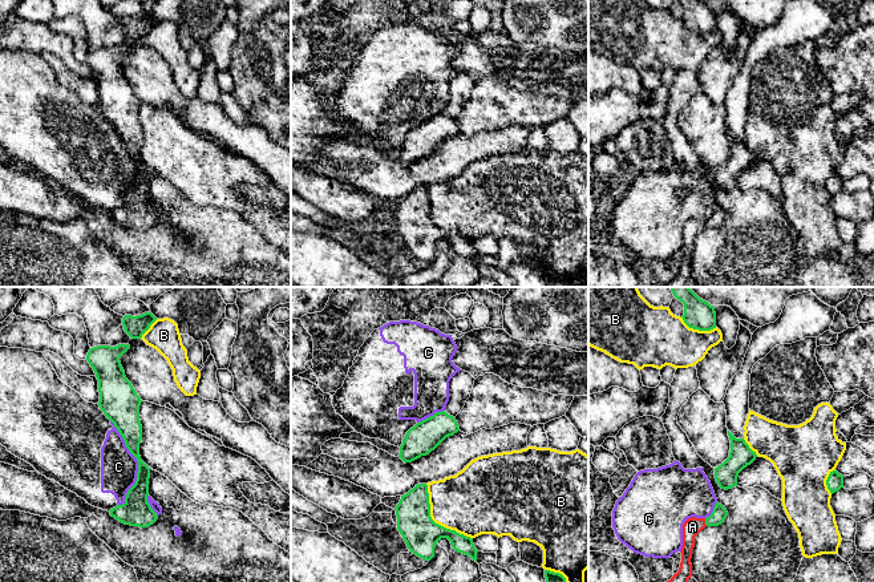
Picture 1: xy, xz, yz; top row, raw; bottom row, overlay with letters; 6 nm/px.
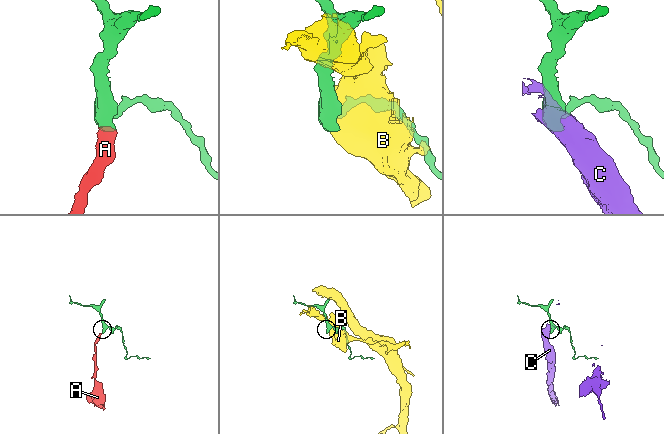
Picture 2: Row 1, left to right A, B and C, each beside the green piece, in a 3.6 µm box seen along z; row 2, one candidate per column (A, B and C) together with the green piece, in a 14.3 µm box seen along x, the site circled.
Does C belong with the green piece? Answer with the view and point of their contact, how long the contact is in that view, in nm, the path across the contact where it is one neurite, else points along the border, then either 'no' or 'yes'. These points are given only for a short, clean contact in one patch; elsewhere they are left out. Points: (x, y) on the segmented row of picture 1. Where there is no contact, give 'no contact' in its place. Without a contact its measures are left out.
xy (138, 463) | 500 nm | no

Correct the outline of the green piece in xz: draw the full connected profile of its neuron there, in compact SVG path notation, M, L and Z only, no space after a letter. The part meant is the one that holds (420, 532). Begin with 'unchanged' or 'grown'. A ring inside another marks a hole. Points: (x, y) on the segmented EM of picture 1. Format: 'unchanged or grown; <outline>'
unchanged; M418 484L401 496L394 510L397 530L408 549L417 557L430 561L434 557L437 542L441 538L448 538L456 551L469 555L477 562L478 550L473 543L473 538L446 529L432 520L426 484Z

